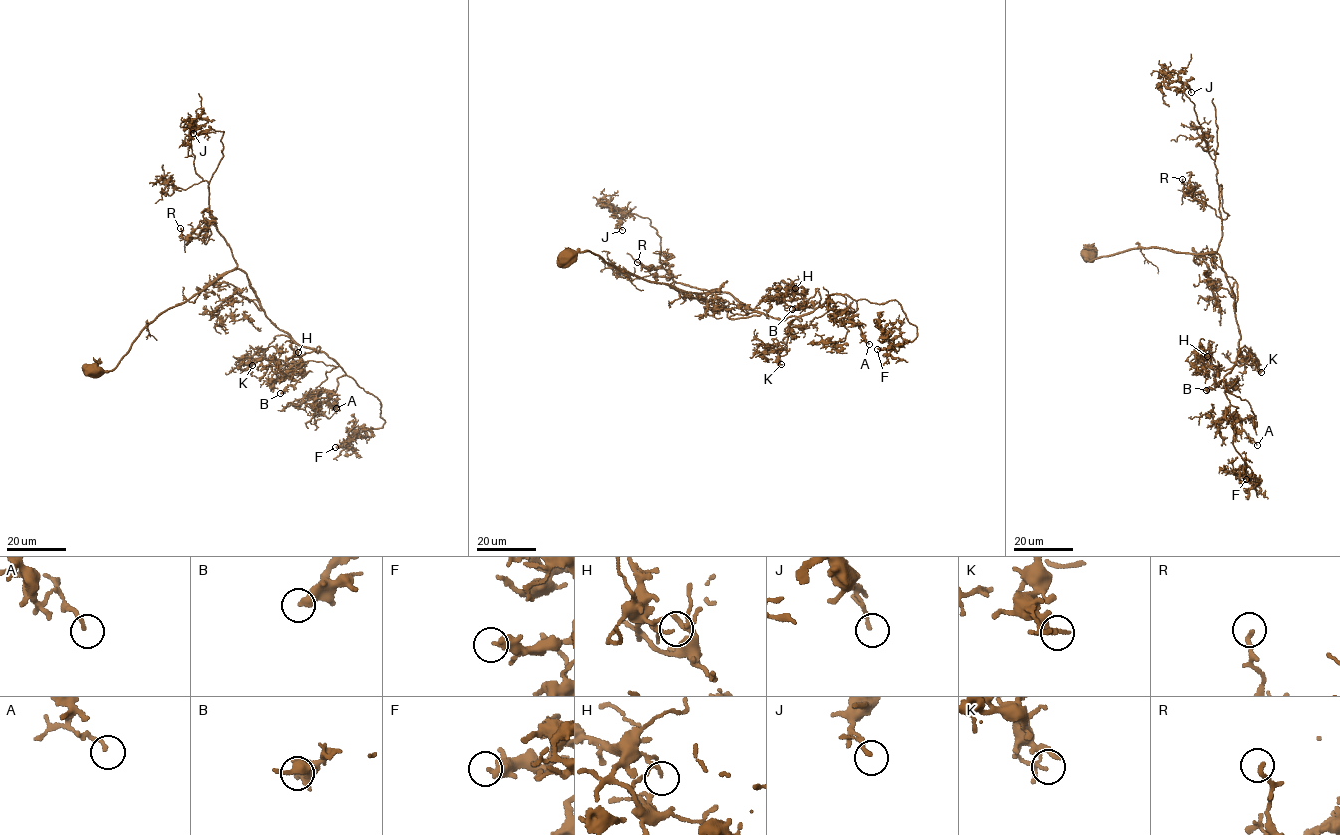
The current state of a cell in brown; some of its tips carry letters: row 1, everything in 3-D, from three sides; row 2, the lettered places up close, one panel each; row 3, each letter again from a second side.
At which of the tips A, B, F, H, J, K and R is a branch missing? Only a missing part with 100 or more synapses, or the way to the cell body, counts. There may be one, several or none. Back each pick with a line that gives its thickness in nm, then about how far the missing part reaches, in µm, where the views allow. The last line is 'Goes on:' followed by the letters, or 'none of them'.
Goes on: none of them

